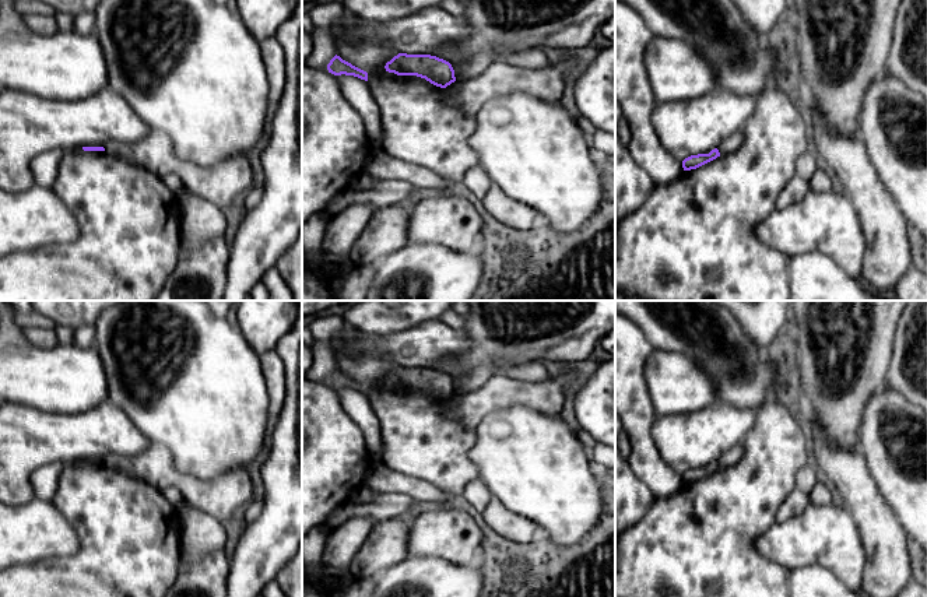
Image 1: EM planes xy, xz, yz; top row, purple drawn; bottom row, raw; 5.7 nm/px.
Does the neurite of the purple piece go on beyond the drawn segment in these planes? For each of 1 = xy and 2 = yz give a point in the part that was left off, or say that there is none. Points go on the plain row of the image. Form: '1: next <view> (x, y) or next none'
1: next none
2: next none

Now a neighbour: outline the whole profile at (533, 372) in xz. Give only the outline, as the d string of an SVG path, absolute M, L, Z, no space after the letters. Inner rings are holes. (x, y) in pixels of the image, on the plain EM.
M527 362L517 366L510 366L503 369L502 373L516 380L524 380L531 383L542 382L549 377L542 362Z

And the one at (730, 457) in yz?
M744 442L734 446L731 450L726 452L717 461L720 468L726 468L735 464L742 456L742 452L744 452Z

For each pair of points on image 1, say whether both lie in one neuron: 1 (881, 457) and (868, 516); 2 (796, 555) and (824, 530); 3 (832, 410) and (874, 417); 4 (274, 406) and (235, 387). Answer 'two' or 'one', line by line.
1: two
2: one
3: two
4: two

